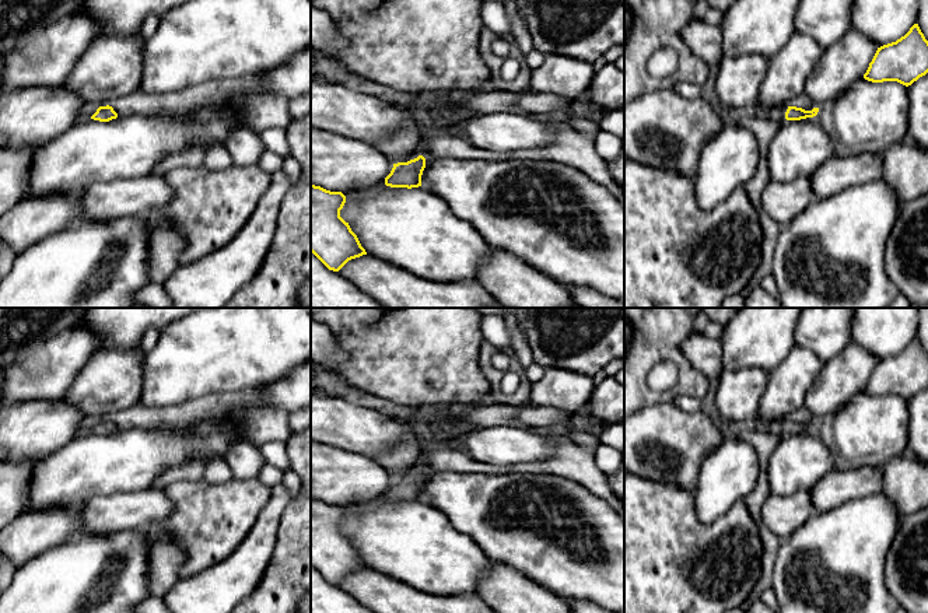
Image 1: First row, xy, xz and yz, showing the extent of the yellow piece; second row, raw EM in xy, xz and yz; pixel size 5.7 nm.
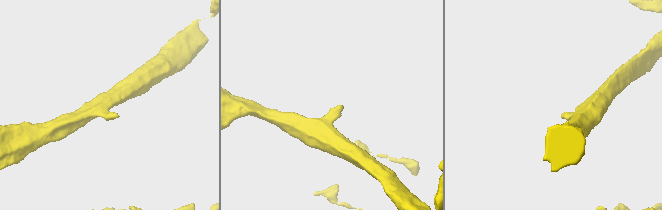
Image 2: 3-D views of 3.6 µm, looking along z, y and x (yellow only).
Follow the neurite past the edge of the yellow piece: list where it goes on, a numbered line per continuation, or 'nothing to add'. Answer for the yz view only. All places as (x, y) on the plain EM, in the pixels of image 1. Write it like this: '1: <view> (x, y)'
1: yz (777, 426)

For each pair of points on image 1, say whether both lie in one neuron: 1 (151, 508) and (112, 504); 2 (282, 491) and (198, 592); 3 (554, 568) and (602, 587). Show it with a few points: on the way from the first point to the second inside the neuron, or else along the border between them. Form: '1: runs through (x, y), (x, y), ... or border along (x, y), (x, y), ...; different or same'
1: runs through (142, 508), (122, 508); same
2: runs through (269, 519), (259, 543), (226, 577); same
3: runs through (566, 568), (584, 568), (591, 575); same

